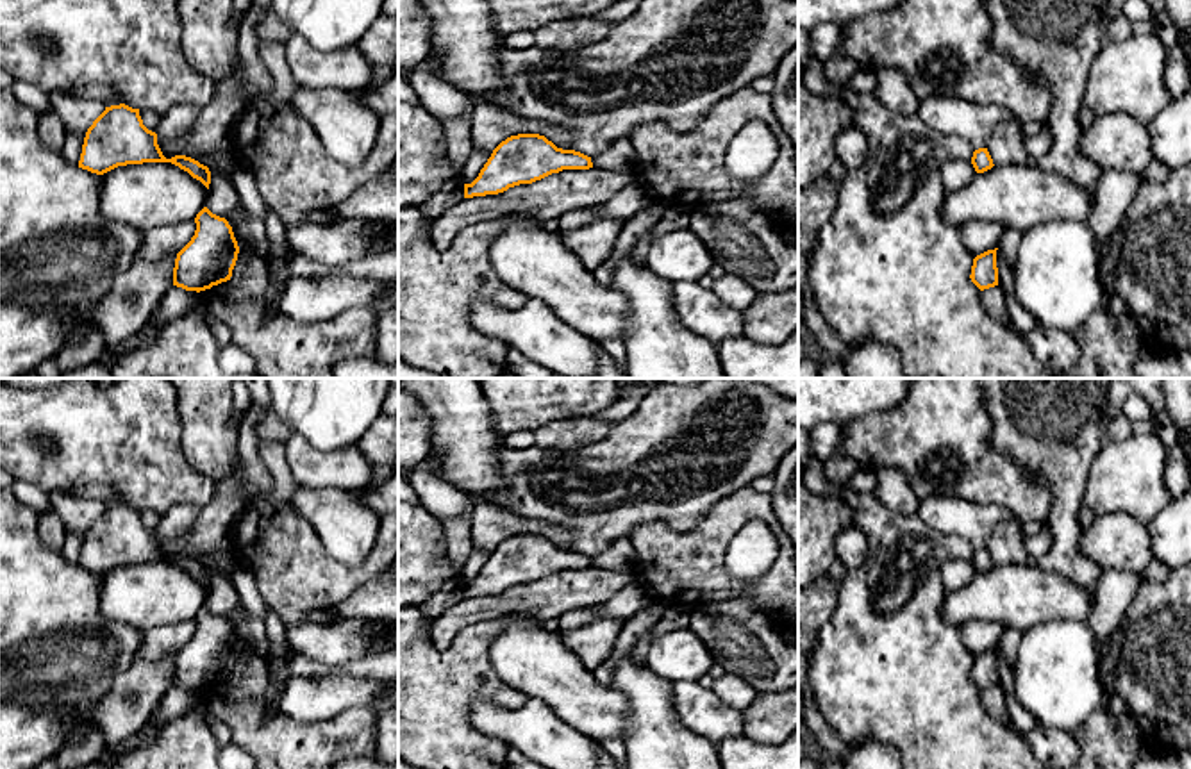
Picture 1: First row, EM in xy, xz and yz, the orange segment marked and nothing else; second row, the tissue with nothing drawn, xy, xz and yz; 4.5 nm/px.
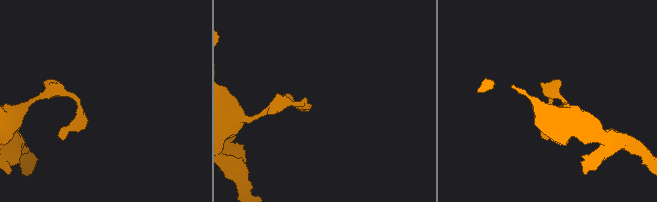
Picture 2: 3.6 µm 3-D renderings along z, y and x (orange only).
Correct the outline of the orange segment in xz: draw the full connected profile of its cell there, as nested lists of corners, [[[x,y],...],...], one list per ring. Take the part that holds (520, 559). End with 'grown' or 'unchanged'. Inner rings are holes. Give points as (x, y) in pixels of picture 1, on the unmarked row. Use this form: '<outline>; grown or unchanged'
[[[518,533],[502,541],[471,583],[464,598],[498,594],[520,583],[532,583],[562,569],[589,569],[591,557],[557,548],[539,533]]]; unchanged

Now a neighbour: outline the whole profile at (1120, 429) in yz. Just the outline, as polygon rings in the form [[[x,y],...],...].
[[[1123,414],[1118,416],[1107,428],[1105,437],[1112,441],[1125,441],[1132,435],[1132,421]]]

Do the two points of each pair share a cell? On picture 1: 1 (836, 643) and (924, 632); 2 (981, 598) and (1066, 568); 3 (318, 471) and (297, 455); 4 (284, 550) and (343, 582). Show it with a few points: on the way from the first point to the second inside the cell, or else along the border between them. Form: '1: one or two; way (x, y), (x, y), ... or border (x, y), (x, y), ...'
1: one; way (857, 643), (902, 643)
2: two; border (1036, 562), (1091, 591)
3: one; way (313, 468), (302, 459)
4: one; way (299, 564), (316, 582), (329, 582)

